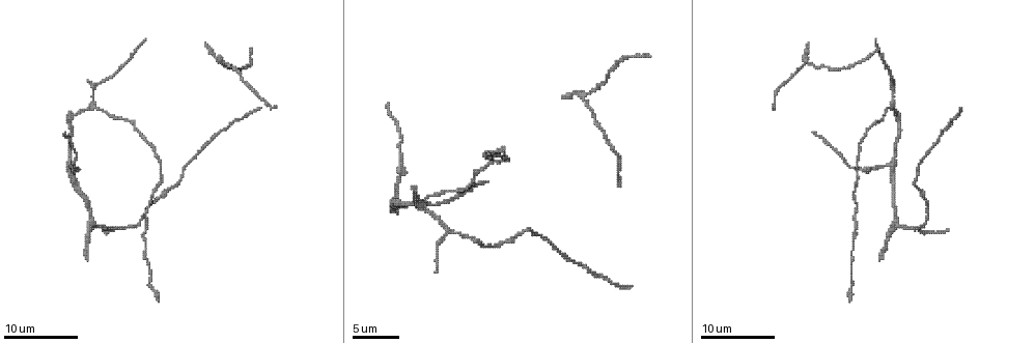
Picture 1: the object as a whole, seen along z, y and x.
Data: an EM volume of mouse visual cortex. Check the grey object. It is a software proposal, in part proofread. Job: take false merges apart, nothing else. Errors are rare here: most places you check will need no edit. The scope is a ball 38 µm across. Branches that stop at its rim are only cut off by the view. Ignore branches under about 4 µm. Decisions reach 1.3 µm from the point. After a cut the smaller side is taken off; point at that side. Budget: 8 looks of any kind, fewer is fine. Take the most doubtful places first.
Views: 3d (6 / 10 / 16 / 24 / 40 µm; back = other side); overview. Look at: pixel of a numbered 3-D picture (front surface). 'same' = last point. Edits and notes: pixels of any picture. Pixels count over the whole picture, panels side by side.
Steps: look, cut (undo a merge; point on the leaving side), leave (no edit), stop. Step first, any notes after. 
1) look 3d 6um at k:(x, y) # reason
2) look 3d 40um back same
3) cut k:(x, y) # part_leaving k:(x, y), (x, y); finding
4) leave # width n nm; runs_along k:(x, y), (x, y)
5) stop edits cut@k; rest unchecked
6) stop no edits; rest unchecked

look 3d 6um at 1:(854, 235) # sudden change in width

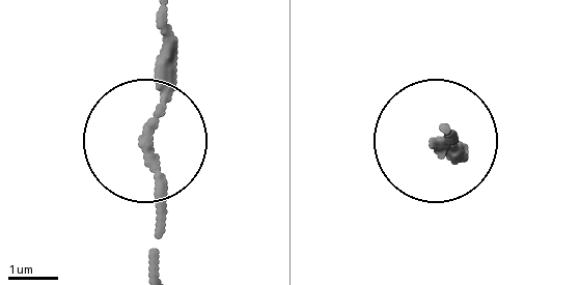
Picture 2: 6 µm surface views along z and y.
leave # runs_along 2:(160, 23), (148, 147), (160, 258); one neuron here

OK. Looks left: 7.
look 3d 10um at 1:(521, 235) # sudden change in width

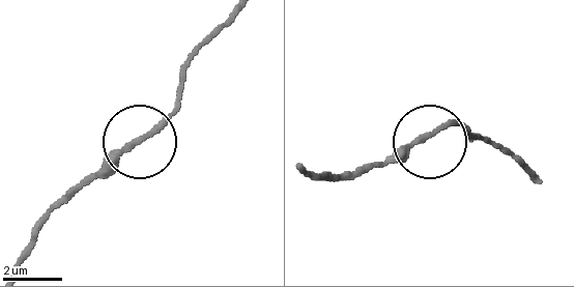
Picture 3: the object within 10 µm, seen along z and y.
leave # runs_along 3:(305, 170), (354, 177), (399, 160), (443, 127), (470, 133); all the same neuron

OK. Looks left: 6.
look 3d 10um at 1:(162, 176) # sudden change in width

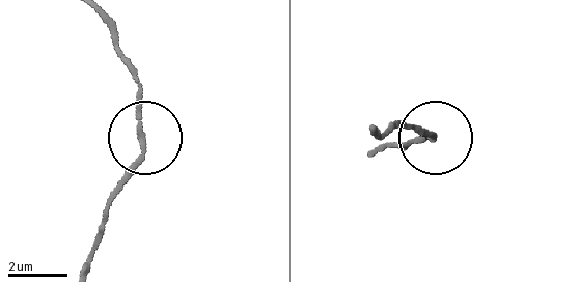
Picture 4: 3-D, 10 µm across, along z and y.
leave # width 140 nm; runs_along 4:(377, 150), (437, 136), (402, 129); continuous, no second neuron

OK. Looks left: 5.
look 3d 10um at 1:(926, 219)

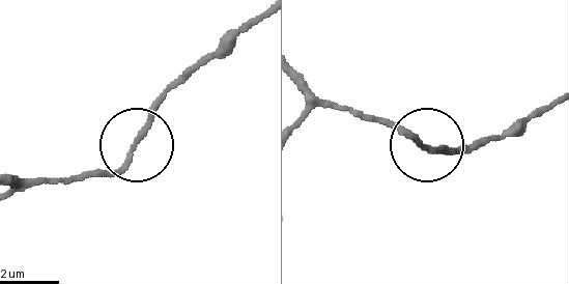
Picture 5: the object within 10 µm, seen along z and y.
leave # runs_along 5:(301, 84), (315, 96), (397, 123), (438, 150), (476, 150); all the same neuron

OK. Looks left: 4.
stop no edits; rest unchecked

